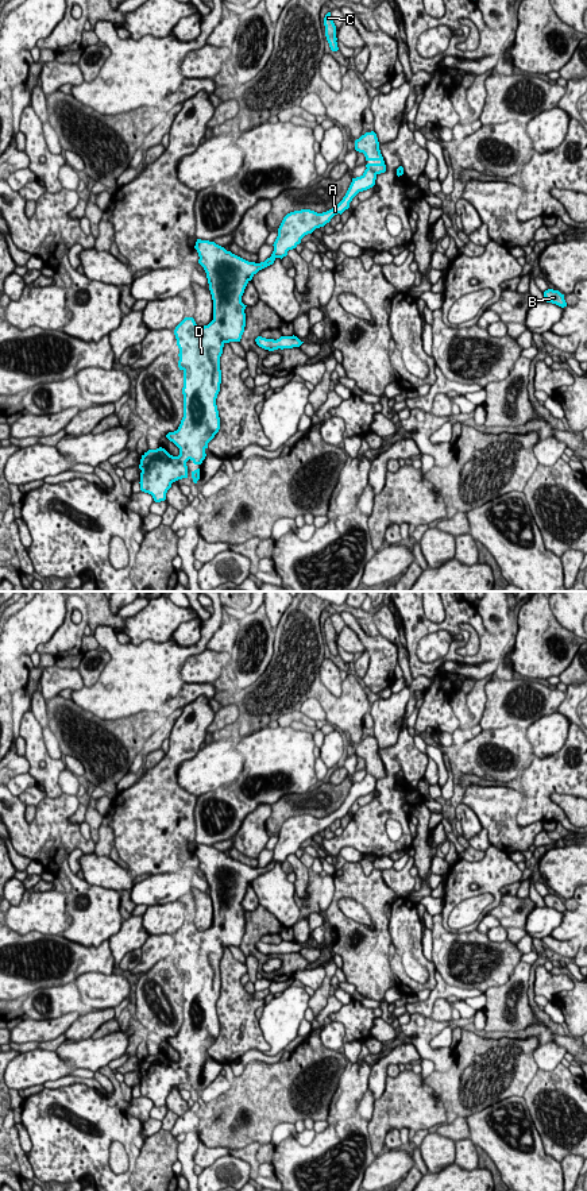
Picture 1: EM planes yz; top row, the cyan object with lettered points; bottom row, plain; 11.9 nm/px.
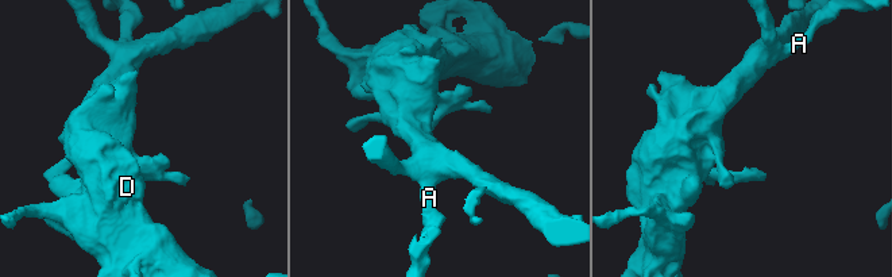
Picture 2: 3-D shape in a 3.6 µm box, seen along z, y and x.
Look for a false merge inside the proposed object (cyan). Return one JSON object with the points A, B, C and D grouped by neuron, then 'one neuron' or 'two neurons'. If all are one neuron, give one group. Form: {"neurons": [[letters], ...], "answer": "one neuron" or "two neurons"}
{"neurons": [["A", "B", "D"], ["C"]], "answer": "two neurons"}

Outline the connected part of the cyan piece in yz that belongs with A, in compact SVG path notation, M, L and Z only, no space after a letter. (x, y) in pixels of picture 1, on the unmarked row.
M366 774L360 782L352 783L352 787L343 805L332 814L317 818L310 814L301 814L287 818L279 833L274 847L274 856L264 867L248 867L215 847L197 844L194 853L198 857L198 868L204 872L209 889L209 895L213 905L213 925L204 932L196 929L193 922L185 922L174 934L177 951L179 953L178 972L184 976L184 1022L177 1036L169 1037L166 1042L179 1053L179 1060L173 1061L165 1053L148 1055L142 1060L139 1074L140 1095L152 1101L155 1107L166 1105L166 1098L171 1088L188 1083L186 1067L190 1064L194 1069L201 1069L205 1064L208 1048L220 1034L220 1022L216 1010L216 1003L220 997L221 975L220 961L223 952L229 947L240 947L246 932L247 910L242 907L242 901L247 889L262 874L274 868L277 863L287 860L289 855L296 853L301 844L312 839L316 833L324 832L331 824L343 818L350 813L352 803L363 795L375 790L376 779L371 774Z

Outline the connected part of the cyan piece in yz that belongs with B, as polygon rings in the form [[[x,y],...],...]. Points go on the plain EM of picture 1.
[[[548,894],[544,897],[544,902],[545,902],[547,907],[556,909],[561,913],[567,911],[564,899],[561,899],[559,895]]]

